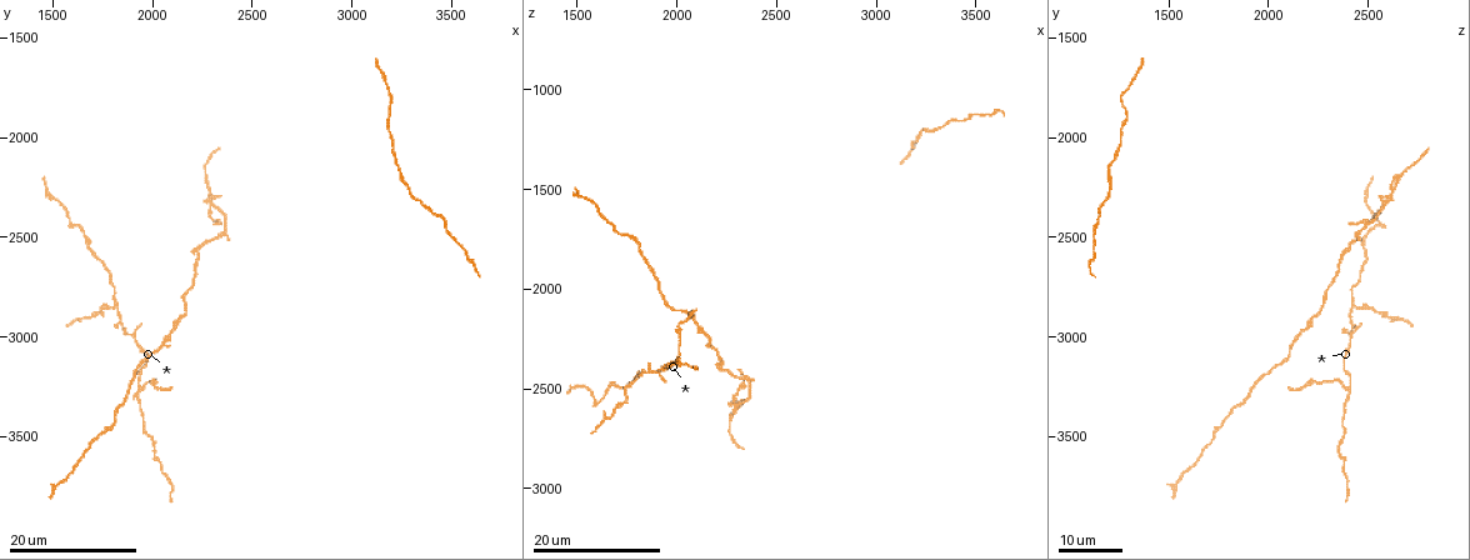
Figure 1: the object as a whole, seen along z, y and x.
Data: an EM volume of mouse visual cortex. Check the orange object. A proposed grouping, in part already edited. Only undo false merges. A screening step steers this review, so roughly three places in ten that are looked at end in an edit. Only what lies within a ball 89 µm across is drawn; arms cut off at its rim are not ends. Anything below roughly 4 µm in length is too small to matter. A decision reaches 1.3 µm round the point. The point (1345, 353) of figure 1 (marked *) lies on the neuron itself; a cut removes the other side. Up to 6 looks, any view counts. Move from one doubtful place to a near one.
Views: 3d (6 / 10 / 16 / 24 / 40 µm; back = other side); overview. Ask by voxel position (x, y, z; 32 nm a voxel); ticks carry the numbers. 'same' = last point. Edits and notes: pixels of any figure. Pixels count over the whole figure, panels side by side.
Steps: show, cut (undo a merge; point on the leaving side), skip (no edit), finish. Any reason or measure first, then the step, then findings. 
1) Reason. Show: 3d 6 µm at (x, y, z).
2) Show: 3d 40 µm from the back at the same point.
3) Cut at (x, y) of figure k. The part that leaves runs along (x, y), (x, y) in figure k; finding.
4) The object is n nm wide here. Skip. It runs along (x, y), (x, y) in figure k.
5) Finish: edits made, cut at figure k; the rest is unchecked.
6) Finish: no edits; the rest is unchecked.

Three arms meet. Show: 3d 16 µm at (1940, 3260, 2400).

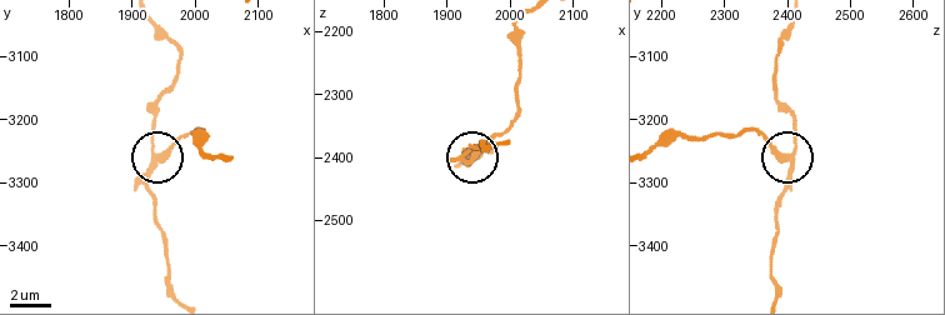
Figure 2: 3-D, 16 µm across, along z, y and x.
Show: 3d 10 µm at (1945, 3265, 2395).

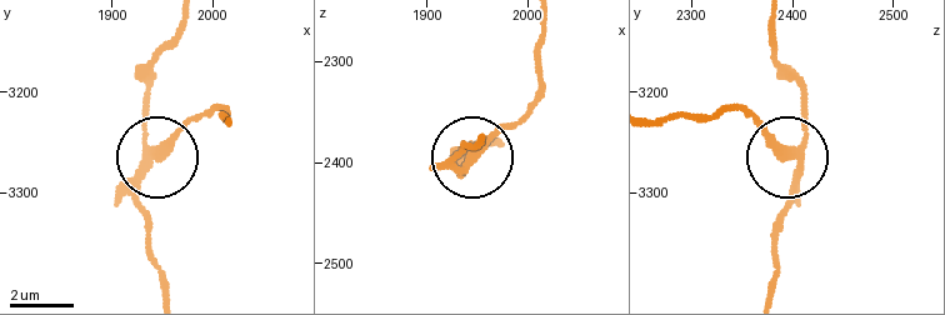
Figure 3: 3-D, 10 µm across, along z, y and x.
The object is 250 nm wide here. Cut at (173, 146) of figure 3. The part that leaves runs along (796, 165), (759, 123), (731, 111), (651, 120) in figure 3; a second neuron is stuck on.

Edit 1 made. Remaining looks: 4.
Branch point. Show: 3d 24 µm at (1800, 2850, 2420).

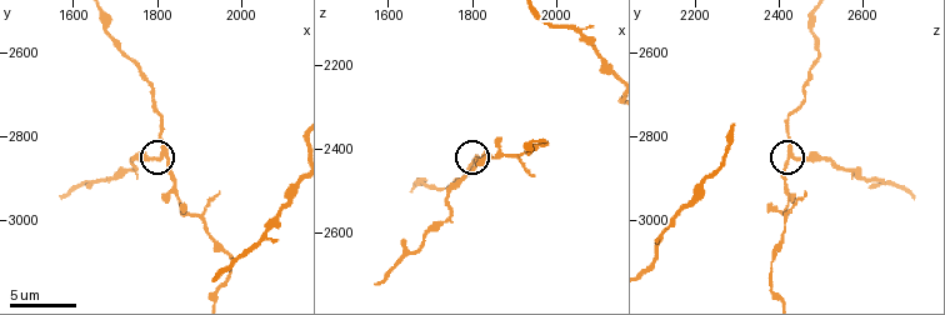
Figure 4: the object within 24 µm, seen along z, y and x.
Show: 3d 6 µm at (1815, 2845, 2435).

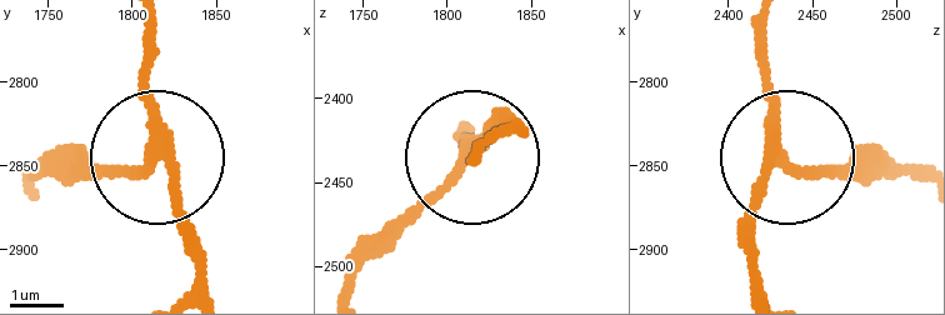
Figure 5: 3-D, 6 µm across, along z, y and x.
The object is 210 nm wide here. Cut at (105, 165) of figure 5. A second neuron is stuck on.

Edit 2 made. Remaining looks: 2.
Thick turns thin. Show: 3d 16 µm at (3220, 2050, 1250).

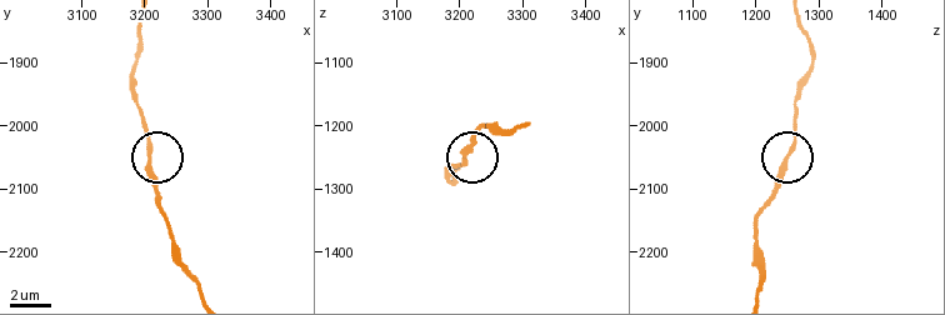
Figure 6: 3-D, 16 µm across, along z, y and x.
Show: 3d 10 µm at (3205, 2040, 1250).

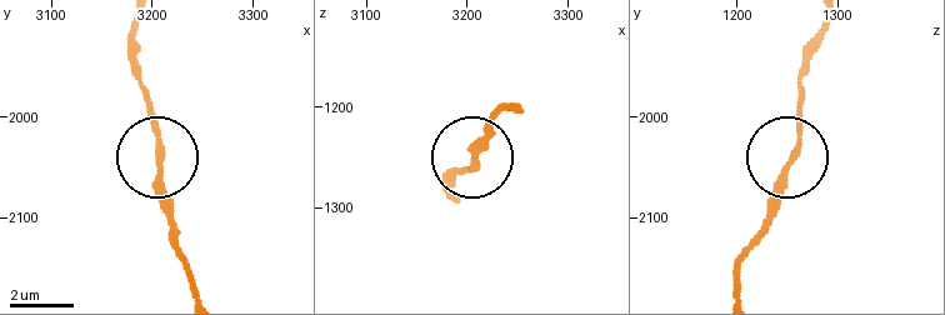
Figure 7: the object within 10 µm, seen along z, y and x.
Skip. All the same neuron.

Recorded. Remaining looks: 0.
Finish: edits made, cut at figure 3, cut at figure 5; the rest is unchecked.

